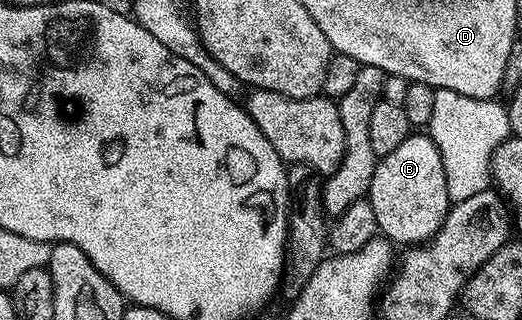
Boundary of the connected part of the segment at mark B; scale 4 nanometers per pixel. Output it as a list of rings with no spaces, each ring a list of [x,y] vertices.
[[[423,131],[416,132],[407,137],[401,147],[378,158],[369,200],[373,215],[377,215],[379,233],[388,241],[396,246],[414,247],[431,240],[453,204],[445,187],[441,151],[437,151],[431,136]]]

